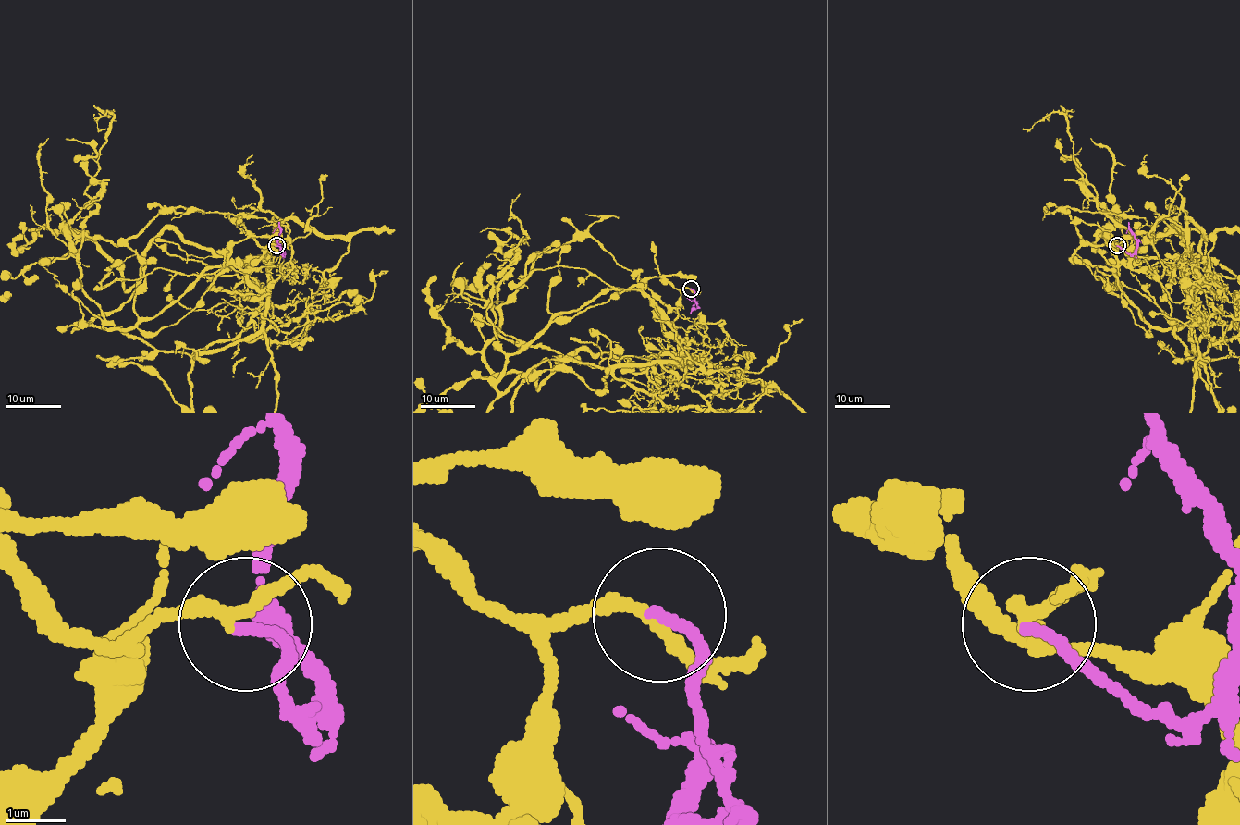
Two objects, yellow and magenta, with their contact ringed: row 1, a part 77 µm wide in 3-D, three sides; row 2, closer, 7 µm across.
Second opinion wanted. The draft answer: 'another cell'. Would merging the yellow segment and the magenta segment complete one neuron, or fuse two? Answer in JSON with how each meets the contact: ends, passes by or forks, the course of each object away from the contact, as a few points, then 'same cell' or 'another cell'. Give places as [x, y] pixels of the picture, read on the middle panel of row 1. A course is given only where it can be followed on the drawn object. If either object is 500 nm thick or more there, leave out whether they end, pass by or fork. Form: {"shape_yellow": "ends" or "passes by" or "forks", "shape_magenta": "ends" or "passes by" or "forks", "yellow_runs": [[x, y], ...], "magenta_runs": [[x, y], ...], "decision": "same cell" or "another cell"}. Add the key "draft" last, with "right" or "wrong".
{"shape_yellow": "passes by", "shape_magenta": "ends", "magenta_runs": [[691, 289], [694, 292], [697, 306], [693, 308], [694, 302], [686, 298]], "decision": "same cell", "draft": "wrong"}

